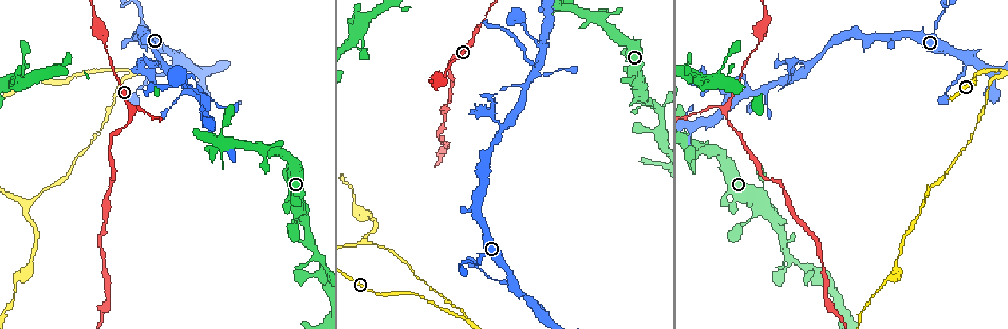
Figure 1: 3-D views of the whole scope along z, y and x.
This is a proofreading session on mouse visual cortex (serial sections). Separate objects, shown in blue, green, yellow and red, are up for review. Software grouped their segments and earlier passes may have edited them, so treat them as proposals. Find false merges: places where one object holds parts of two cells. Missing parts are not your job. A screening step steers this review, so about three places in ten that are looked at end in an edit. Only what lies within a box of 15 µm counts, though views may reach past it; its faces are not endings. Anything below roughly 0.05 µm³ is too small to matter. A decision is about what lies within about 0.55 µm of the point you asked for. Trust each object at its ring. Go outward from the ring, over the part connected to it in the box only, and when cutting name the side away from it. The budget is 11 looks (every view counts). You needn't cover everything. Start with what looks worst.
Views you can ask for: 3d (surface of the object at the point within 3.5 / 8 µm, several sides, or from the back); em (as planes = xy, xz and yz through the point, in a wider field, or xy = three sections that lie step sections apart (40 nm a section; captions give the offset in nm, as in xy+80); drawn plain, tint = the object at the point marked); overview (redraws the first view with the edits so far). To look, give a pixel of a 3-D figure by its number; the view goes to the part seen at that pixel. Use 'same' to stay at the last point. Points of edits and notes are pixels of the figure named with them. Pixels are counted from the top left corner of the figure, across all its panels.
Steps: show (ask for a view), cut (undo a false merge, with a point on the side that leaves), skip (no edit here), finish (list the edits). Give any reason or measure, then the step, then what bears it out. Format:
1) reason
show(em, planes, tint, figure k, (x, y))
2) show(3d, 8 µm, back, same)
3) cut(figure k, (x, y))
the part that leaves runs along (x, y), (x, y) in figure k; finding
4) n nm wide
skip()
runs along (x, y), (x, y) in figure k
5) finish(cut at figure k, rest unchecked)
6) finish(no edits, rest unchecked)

show(3d, 3.5 µm, figure 1, (123, 71))

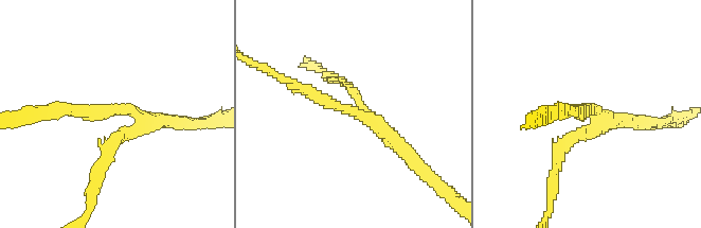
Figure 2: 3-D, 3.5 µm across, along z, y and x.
3 arms; arms of 150, 150, 250 nm
show(em, xy, step 1, tint, figure 2, (586, 113))

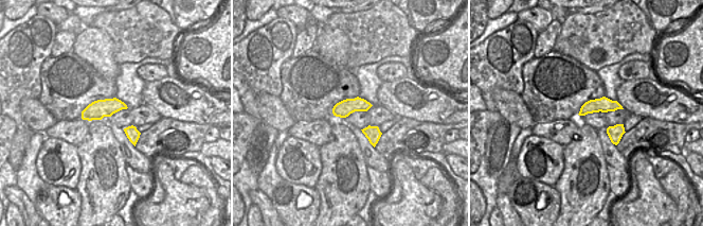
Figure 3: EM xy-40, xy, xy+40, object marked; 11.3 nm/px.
skip()
runs along (57, 111), (131, 111), (138, 124), (115, 143) in figure 2; one cell here

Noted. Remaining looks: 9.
abrupt turn
show(3d, 8 µm, figure 1, (924, 203))

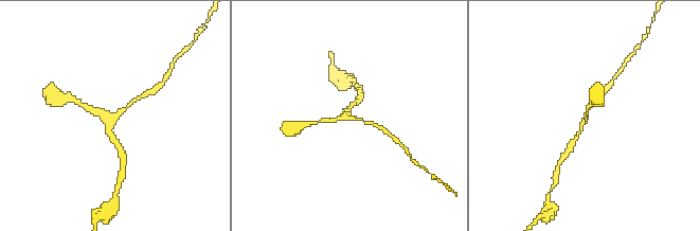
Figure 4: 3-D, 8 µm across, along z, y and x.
3 arms; arms of 150, 150, 150 nm
show(em, xy, step 3, tint, figure 4, (585, 117))

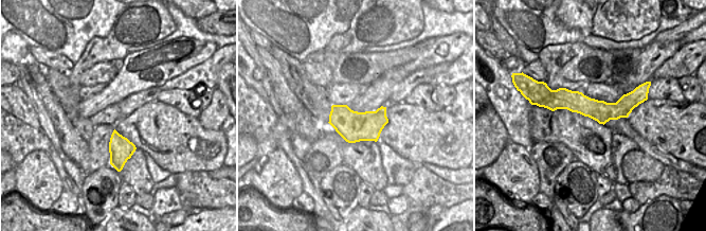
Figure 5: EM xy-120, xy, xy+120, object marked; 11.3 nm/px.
360 nm wide
skip()
runs along (140, 96), (108, 122), (112, 139) in figure 4; one cell here

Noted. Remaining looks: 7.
abrupt turn
show(3d, 8 µm, figure 1, (504, 129))

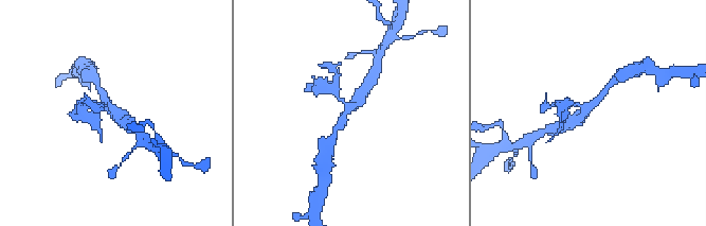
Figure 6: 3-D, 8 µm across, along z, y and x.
show(3d, 3.5 µm, figure 6, (349, 106))

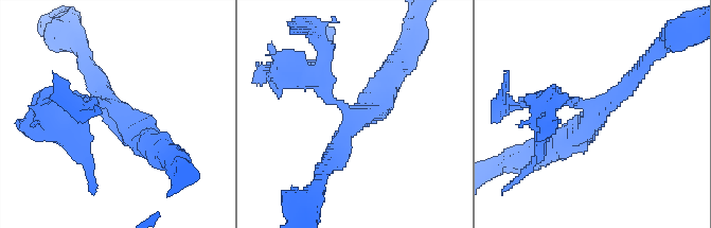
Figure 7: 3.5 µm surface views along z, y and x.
3 arms; arms of 200, 250, 400 nm
show(em, xy, step 2, tint, figure 7, (597, 110))

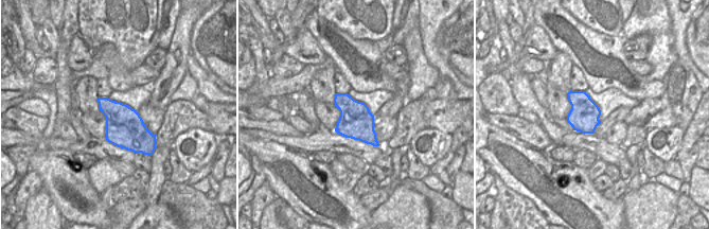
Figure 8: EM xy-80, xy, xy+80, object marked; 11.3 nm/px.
380 nm wide
cut(figure 7, (309, 76))
the part that leaves runs along (335, 101), (324, 87), (266, 71) in figure 7; two cells meet here

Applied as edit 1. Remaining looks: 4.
show(overview)

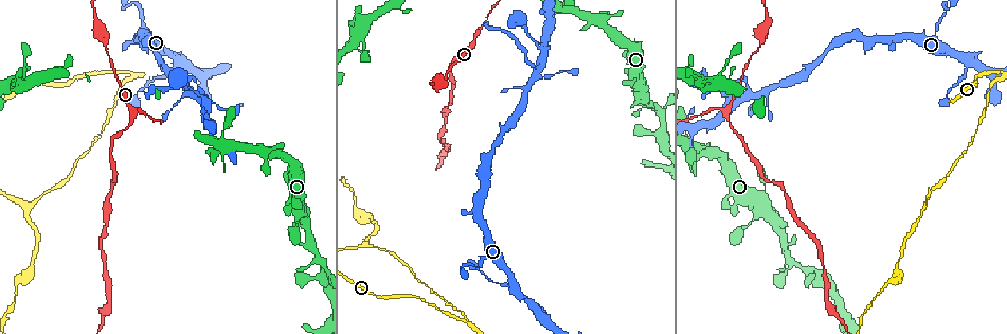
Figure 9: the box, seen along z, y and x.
sharp bend
show(3d, 8 µm, figure 9, (533, 66))

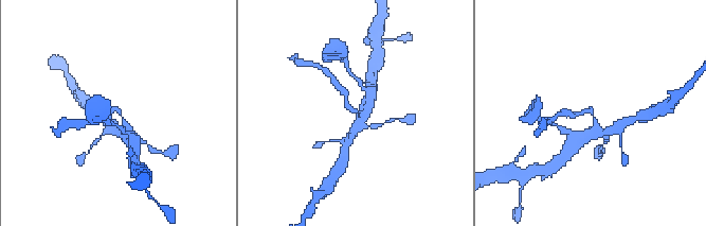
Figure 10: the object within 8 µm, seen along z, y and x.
arms of 200, 300 nm; need the tissue
show(em, xy, step 1, tint, figure 10, (356, 112))

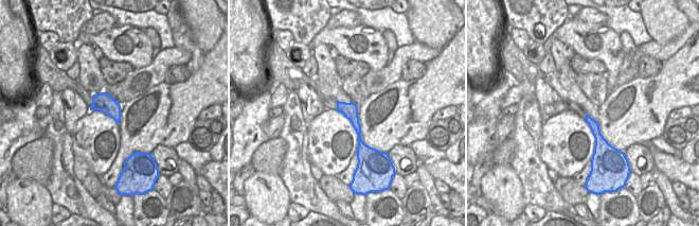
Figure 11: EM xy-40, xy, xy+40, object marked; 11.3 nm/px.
cut(figure 10, (343, 91))
the part that leaves runs along (355, 110), (331, 75) in figure 10; a second cell is stuck on

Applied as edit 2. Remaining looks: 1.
finish(cut at figure 7, cut at figure 10, rest unchecked)

